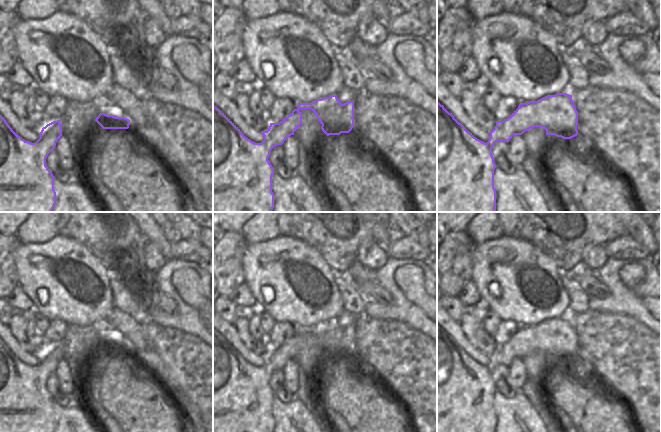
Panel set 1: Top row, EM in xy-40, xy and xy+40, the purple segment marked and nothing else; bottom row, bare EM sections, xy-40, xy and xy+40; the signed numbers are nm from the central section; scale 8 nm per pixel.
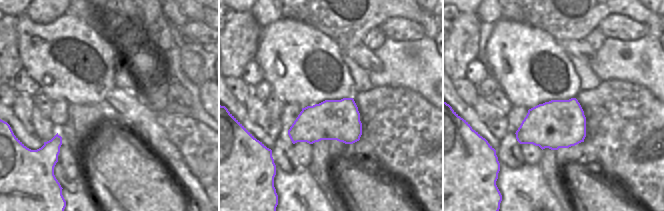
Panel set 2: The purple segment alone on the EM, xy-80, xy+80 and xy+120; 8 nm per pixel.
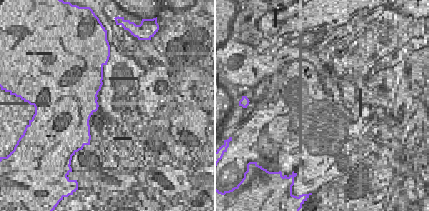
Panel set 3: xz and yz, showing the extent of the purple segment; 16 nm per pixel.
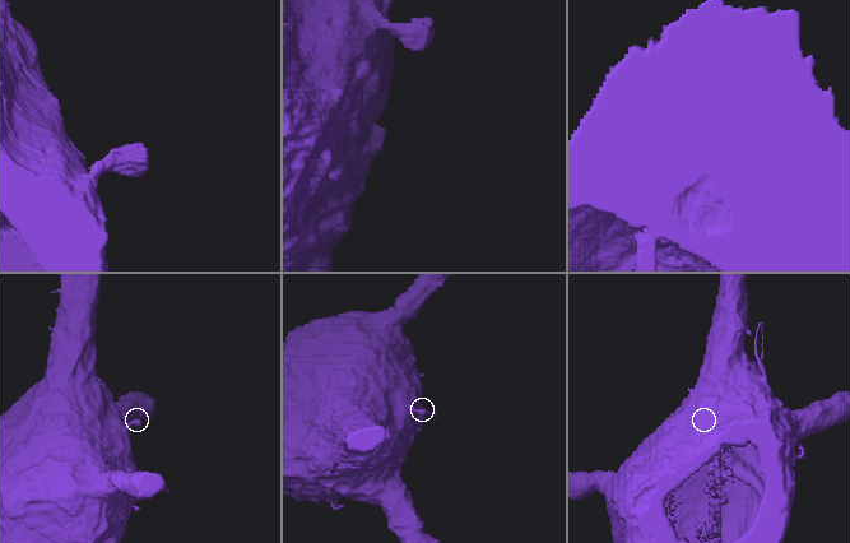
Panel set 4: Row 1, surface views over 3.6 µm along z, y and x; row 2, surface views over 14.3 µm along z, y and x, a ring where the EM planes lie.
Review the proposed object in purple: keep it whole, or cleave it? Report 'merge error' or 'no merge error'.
no merge error

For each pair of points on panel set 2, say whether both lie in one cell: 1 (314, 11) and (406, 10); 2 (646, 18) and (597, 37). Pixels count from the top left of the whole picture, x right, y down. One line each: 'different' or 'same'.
1: same
2: different

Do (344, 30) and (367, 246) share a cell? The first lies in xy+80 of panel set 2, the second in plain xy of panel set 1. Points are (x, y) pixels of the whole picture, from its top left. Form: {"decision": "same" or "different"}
{"decision": "different"}

